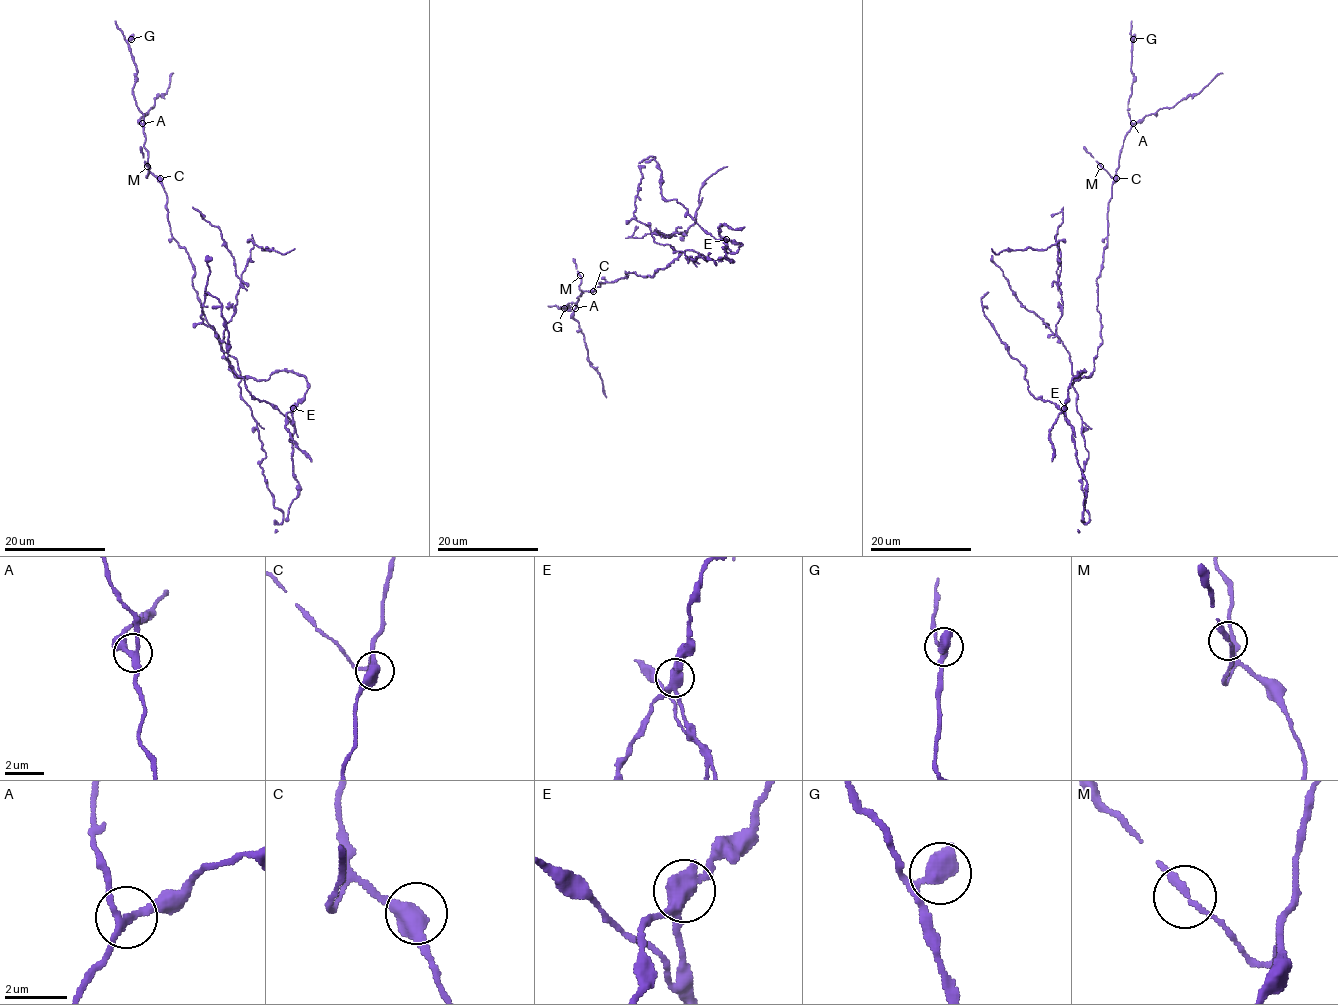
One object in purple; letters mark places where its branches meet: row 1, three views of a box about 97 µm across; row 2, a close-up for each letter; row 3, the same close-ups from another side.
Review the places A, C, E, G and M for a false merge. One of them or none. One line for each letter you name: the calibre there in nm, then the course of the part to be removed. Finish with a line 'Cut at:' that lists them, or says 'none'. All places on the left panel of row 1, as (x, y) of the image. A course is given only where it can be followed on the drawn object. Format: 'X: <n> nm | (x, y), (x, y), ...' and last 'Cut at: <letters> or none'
E: 400 nm | (293, 407), (298, 483), (282, 523), (237, 362), (220, 340), (251, 248), (294, 248)
Cut at: E

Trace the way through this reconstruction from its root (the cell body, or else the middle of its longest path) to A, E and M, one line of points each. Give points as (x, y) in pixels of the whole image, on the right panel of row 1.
A: (1101, 345), (1096, 278), (1108, 244), (1111, 184), (1124, 136), (1133, 123)
E: (1101, 345), (1094, 359), (1094, 371), (1087, 377), (1076, 379), (1085, 371), (1081, 371), (1071, 381), (1064, 407)
M: (1101, 345), (1096, 278), (1108, 244), (1108, 208), (1115, 173), (1111, 177), (1100, 167)

